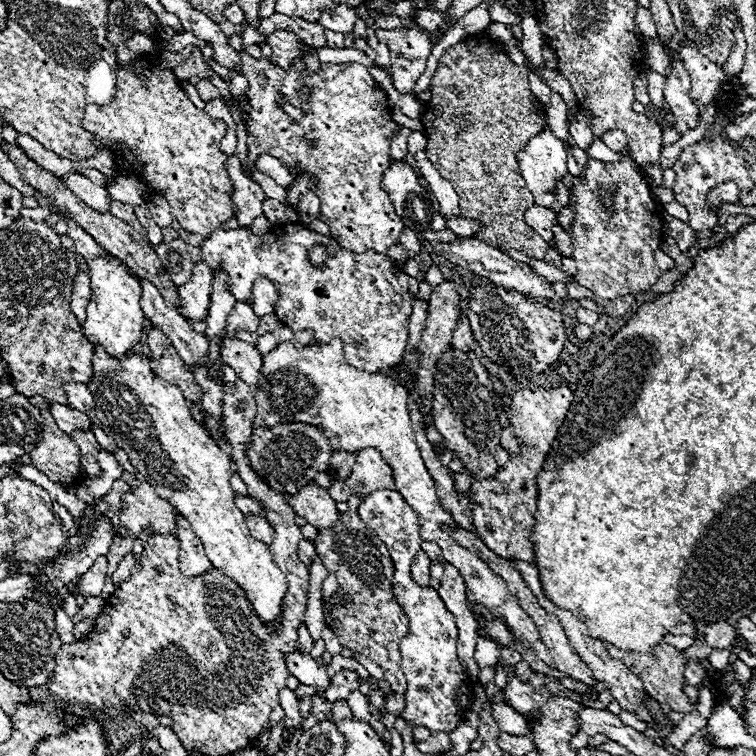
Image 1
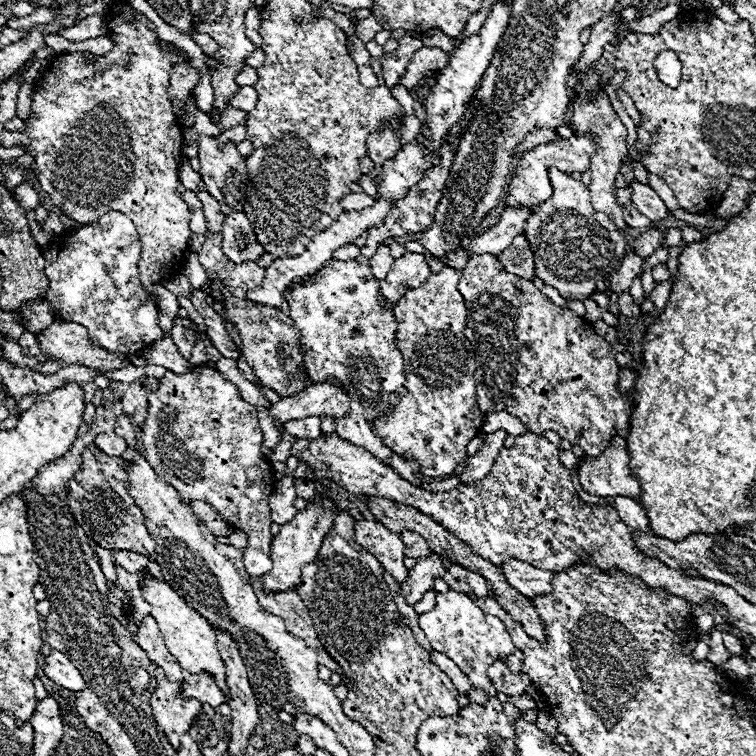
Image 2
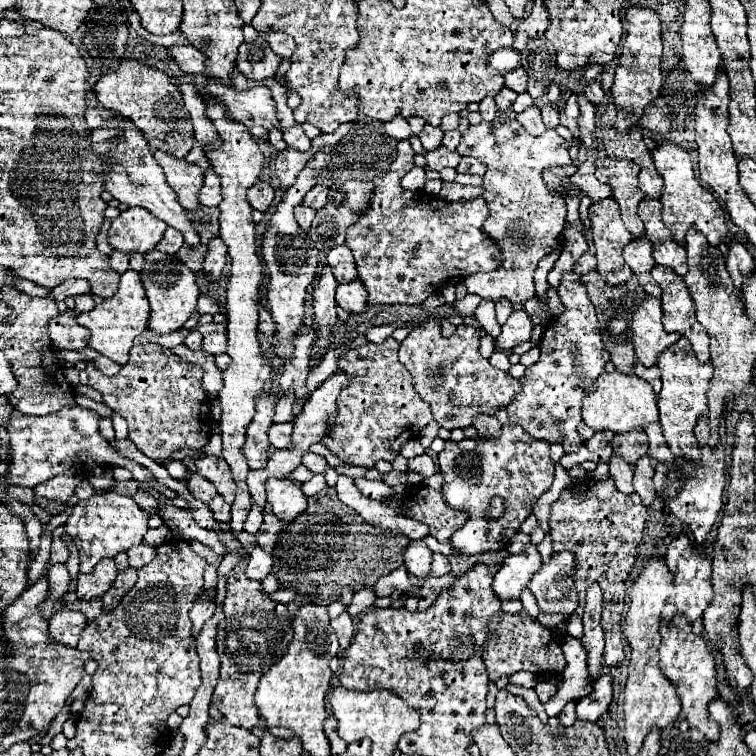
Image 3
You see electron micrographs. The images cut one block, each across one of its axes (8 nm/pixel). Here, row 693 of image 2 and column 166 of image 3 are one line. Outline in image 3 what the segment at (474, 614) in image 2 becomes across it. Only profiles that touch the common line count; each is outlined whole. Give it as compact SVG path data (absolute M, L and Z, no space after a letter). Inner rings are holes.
M68 406L68 408L62 408L62 410L58 410L54 414L46 414L46 416L26 416L26 414L18 414L14 410L10 424L8 424L10 428L6 428L8 436L10 436L10 448L12 448L6 482L32 488L40 482L50 480L52 476L60 474L62 470L76 470L78 466L104 466L106 464L106 466L122 466L122 468L130 470L130 474L136 480L150 484L152 488L162 492L166 498L174 500L178 496L178 492L170 490L166 484L160 484L156 478L152 478L148 468L122 456L100 434L100 428L98 428L100 420L102 418L98 412L80 408L80 406Z

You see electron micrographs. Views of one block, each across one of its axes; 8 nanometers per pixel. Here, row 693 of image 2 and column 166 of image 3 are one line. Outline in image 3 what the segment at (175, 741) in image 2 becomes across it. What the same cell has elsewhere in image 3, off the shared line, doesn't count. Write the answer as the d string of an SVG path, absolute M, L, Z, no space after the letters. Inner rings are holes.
M154 150L154 158L158 166L164 170L168 184L178 194L178 200L186 210L198 208L198 192L204 182L204 170L186 160L178 160L162 150Z

